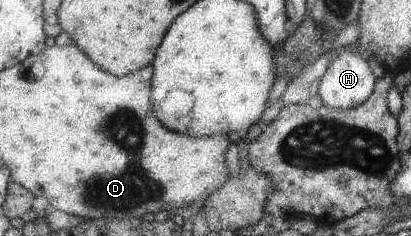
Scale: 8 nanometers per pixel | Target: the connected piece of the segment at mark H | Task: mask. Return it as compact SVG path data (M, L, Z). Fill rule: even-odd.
M338 51L321 79L320 95L329 109L355 109L375 93L379 77L359 51Z

